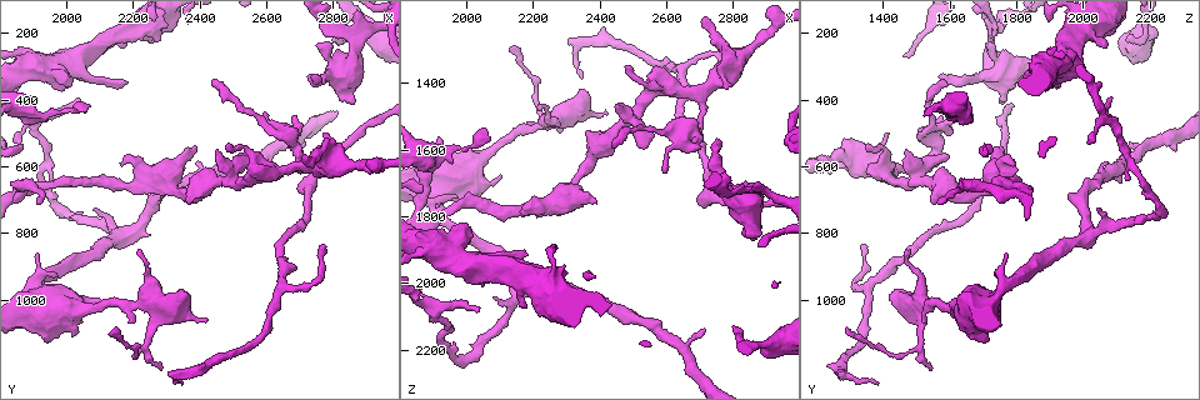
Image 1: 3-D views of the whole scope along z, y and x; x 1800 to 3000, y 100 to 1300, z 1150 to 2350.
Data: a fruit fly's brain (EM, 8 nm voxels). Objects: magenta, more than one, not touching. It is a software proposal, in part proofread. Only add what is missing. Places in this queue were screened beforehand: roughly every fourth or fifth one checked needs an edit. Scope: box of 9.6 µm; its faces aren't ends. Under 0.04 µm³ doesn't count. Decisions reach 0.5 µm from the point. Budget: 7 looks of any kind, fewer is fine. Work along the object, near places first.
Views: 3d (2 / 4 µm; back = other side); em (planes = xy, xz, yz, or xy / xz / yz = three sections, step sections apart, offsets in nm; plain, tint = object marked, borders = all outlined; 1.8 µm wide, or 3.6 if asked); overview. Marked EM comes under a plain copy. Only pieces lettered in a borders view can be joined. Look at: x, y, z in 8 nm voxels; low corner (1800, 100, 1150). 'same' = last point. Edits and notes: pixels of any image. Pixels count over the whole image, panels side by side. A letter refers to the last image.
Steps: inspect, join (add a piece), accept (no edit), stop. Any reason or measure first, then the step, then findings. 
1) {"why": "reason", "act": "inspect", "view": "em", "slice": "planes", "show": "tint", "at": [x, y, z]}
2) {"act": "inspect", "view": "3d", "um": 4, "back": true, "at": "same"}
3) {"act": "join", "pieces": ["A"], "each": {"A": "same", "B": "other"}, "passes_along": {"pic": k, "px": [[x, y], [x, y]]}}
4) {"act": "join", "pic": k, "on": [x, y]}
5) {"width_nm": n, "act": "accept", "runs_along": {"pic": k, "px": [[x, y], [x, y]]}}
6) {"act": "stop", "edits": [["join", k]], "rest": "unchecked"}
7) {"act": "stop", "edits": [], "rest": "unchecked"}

{"why": "arms part here", "act": "inspect", "view": "3d", "um": 4, "at": [2590, 610, 1400]}

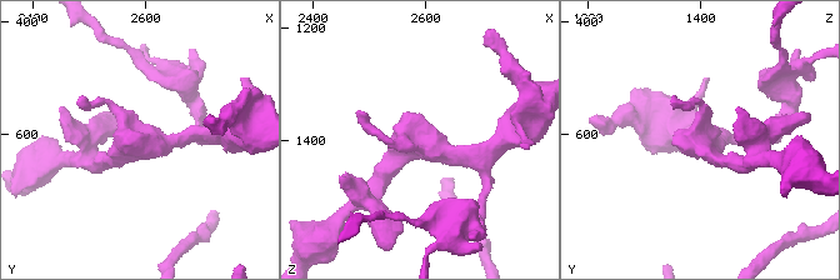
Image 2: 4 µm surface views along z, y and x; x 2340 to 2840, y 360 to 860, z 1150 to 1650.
{"why": "shape alone is not enough", "act": "inspect", "view": "em", "slice": "planes", "show": "borders", "at": [2585, 620, 1405]}

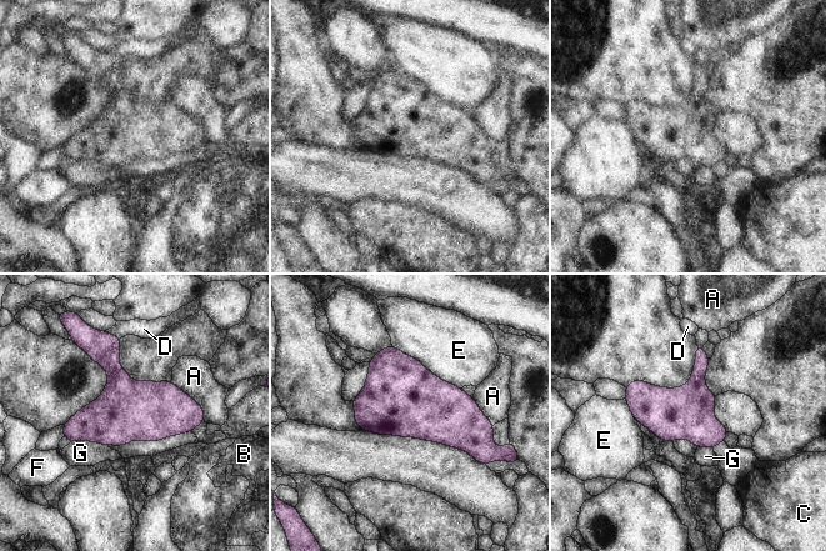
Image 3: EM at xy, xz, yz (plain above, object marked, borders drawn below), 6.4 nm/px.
{"width_nm": 340, "longest_contact_nm": ["E", 550], "act": "accept", "each": {"A": "other", "B": "other", "C": "other", "D": "other", "E": "other", "F": "other", "G": "other"}, "found": "none of them fits"}

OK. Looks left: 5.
{"why": "tapers out", "act": "inspect", "view": "em", "slice": "yz", "step": 4, "show": "borders", "at": [2180, 350, 1910]}

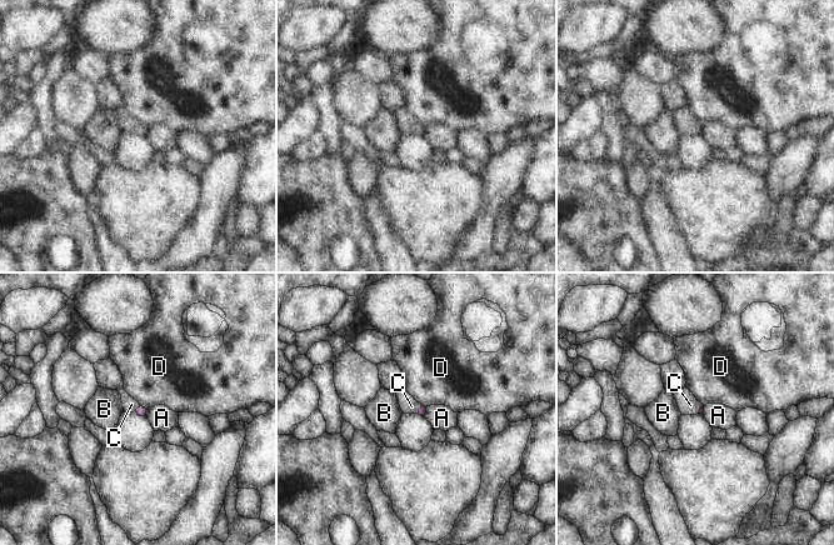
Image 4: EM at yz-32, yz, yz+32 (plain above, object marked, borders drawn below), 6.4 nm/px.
{"act": "inspect", "view": "em", "slice": "planes", "show": "borders", "at": "same"}

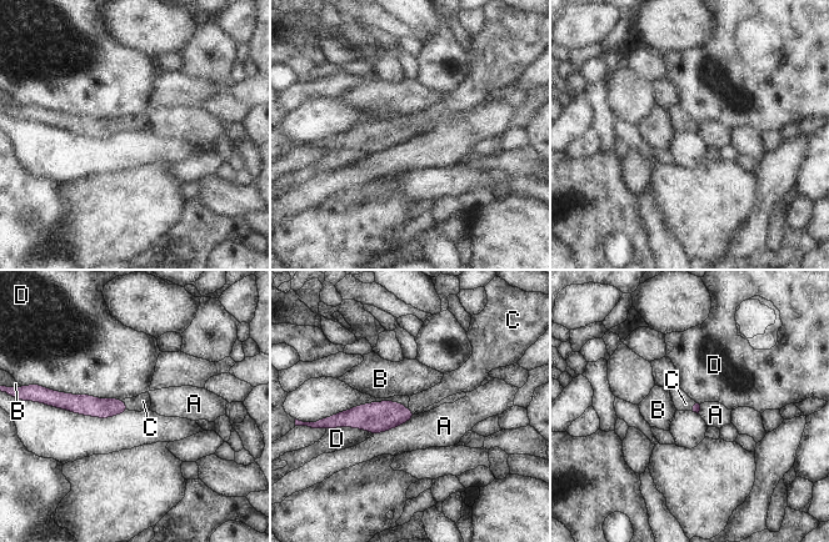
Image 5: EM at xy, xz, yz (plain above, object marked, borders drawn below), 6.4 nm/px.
{"act": "join", "pieces": ["C"], "each": {"A": "other", "B": "other", "C": "same", "D": "other"}, "passes_along": {"pic": 5, "px": [[86, 405], [125, 405], [143, 401]]}, "found": "it goes on there"}

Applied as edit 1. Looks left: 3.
{"why": "free end", "act": "inspect", "view": "em", "slice": "planes", "show": "borders", "at": [2760, 340, 1570]}

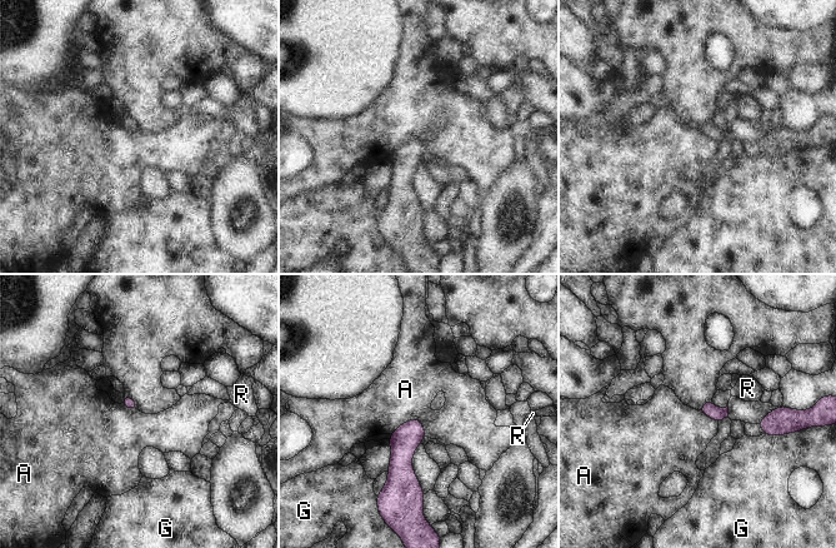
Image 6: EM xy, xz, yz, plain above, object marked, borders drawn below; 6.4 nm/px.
{"act": "accept", "each": {"A": "other", "G": "other", "R": "other"}, "found": "no lettered piece goes on from it"}

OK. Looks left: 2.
{"act": "stop", "edits": [["join", 5]], "rest": "unchecked"}

